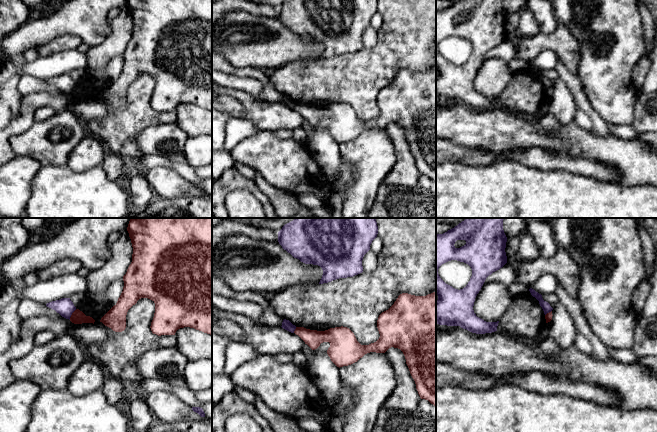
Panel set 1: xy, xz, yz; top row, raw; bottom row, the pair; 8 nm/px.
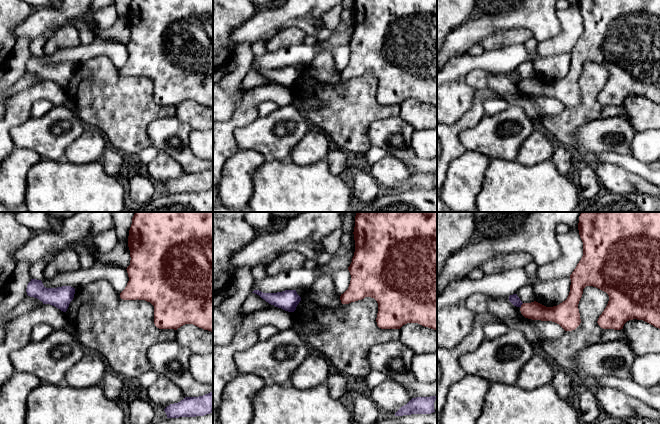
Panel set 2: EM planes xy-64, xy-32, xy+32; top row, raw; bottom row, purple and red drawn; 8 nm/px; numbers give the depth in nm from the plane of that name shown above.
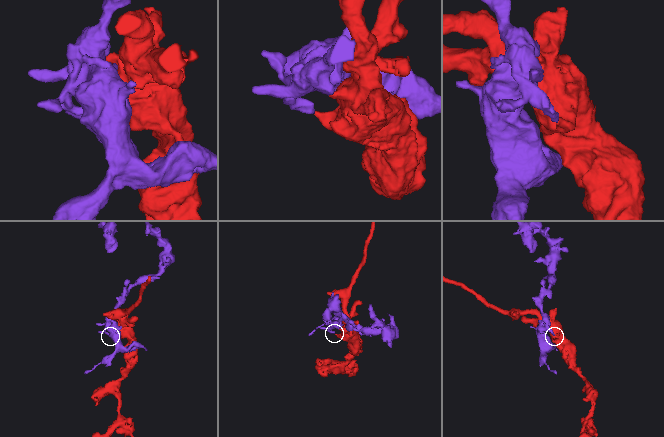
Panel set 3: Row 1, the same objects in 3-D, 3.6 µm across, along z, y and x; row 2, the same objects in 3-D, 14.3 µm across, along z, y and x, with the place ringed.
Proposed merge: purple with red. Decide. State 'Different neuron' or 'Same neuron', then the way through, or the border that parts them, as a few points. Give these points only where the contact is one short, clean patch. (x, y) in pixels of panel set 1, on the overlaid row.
Different neuron. Boundary: xy (76, 309), (69, 319)

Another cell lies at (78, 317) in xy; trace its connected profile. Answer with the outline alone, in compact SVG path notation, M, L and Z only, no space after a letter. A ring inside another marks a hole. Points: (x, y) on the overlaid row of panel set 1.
M76 309L71 317L70 317L70 321L74 324L82 324L82 323L93 323L95 322L95 320L90 317L90 316L86 316L82 311L80 311L79 309Z

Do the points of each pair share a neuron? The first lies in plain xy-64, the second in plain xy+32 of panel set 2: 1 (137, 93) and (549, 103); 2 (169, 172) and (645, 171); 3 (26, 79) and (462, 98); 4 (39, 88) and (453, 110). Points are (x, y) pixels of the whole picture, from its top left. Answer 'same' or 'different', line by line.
1: different
2: different
3: different
4: different

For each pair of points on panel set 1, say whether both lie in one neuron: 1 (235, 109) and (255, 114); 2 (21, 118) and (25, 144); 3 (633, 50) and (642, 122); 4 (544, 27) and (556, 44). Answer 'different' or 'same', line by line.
1: different
2: different
3: different
4: different

